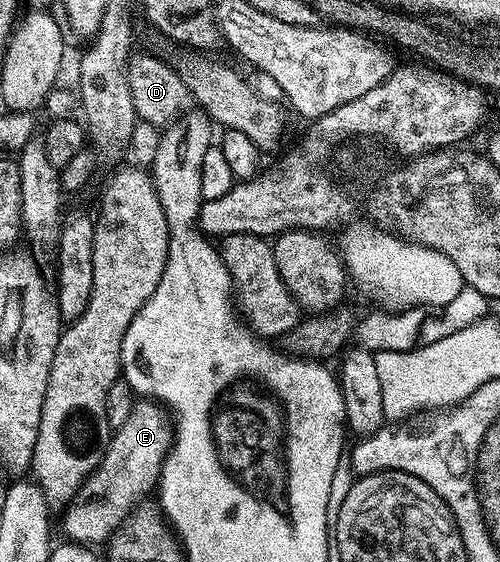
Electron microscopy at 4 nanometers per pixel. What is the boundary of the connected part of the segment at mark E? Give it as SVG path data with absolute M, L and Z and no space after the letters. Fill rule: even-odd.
M142 398L135 401L127 421L116 428L111 435L108 450L100 462L100 466L80 486L80 490L65 505L62 516L62 528L67 532L69 539L76 544L87 546L105 545L113 536L115 530L121 526L127 516L147 499L150 491L159 487L162 479L162 466L173 447L175 431L169 411L157 401L150 398Z

